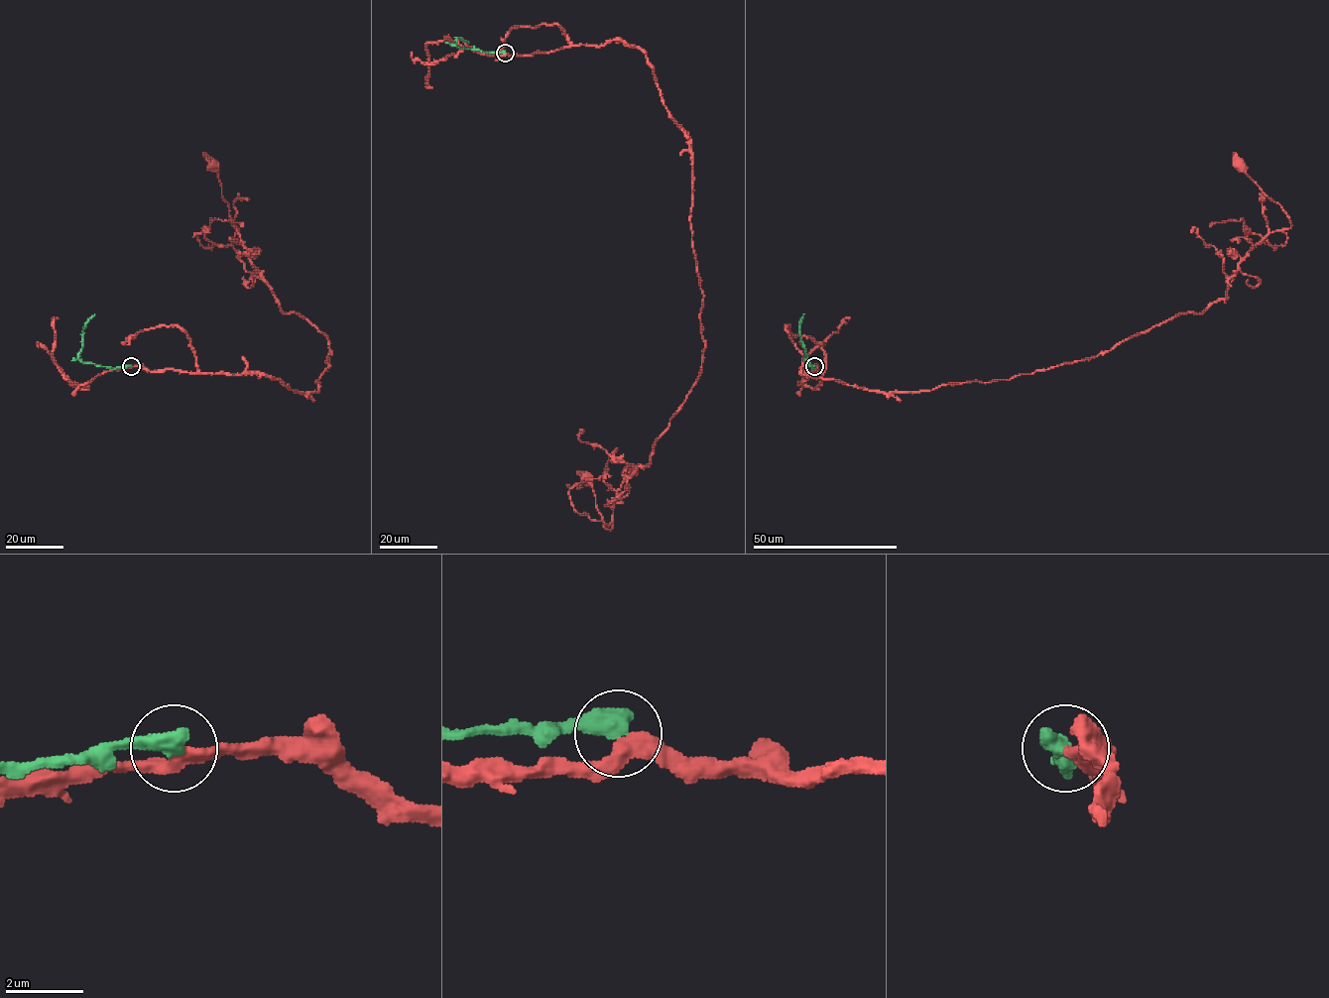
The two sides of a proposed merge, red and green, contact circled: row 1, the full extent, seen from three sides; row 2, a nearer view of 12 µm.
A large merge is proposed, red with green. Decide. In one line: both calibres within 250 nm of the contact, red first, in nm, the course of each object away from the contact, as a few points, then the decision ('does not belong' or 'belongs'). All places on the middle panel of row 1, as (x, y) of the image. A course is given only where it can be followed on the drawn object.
340 nm thick on the red side, 550 nm on the other; red runs (505, 53), (623, 40), (645, 54), (689, 136), (701, 370), (651, 460), (621, 484), (610, 529), (587, 479); green runs (505, 53), (481, 52), (453, 44), (456, 38), (469, 43); belongs

